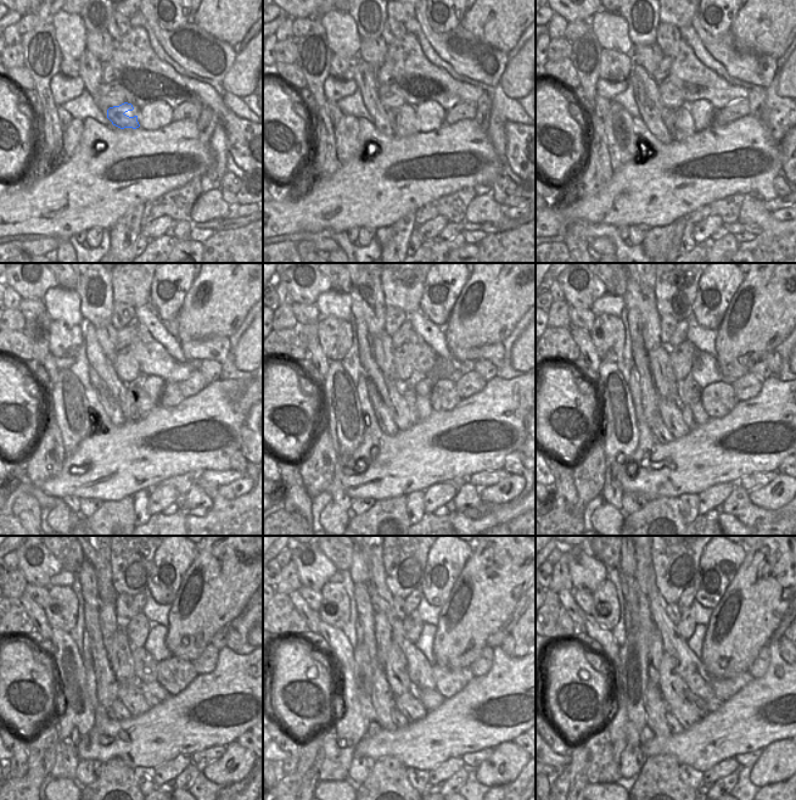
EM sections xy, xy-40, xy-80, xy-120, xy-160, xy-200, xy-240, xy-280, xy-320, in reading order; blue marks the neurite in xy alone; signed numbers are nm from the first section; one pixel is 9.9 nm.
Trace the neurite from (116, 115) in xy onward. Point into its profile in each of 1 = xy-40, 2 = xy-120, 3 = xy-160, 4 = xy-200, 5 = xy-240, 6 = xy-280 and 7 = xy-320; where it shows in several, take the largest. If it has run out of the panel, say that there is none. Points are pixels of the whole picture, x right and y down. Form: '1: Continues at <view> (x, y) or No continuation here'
1: Continues at xy-40 (410, 123)
2: Continues at xy-120 (144, 403)
3: Continues at xy-160 (419, 407)
4: Continues at xy-200 (694, 415)
5: Continues at xy-240 (153, 692)
6: Continues at xy-280 (430, 698)
7: Continues at xy-320 (711, 704)

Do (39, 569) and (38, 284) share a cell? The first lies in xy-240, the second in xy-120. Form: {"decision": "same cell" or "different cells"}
{"decision": "same cell"}

